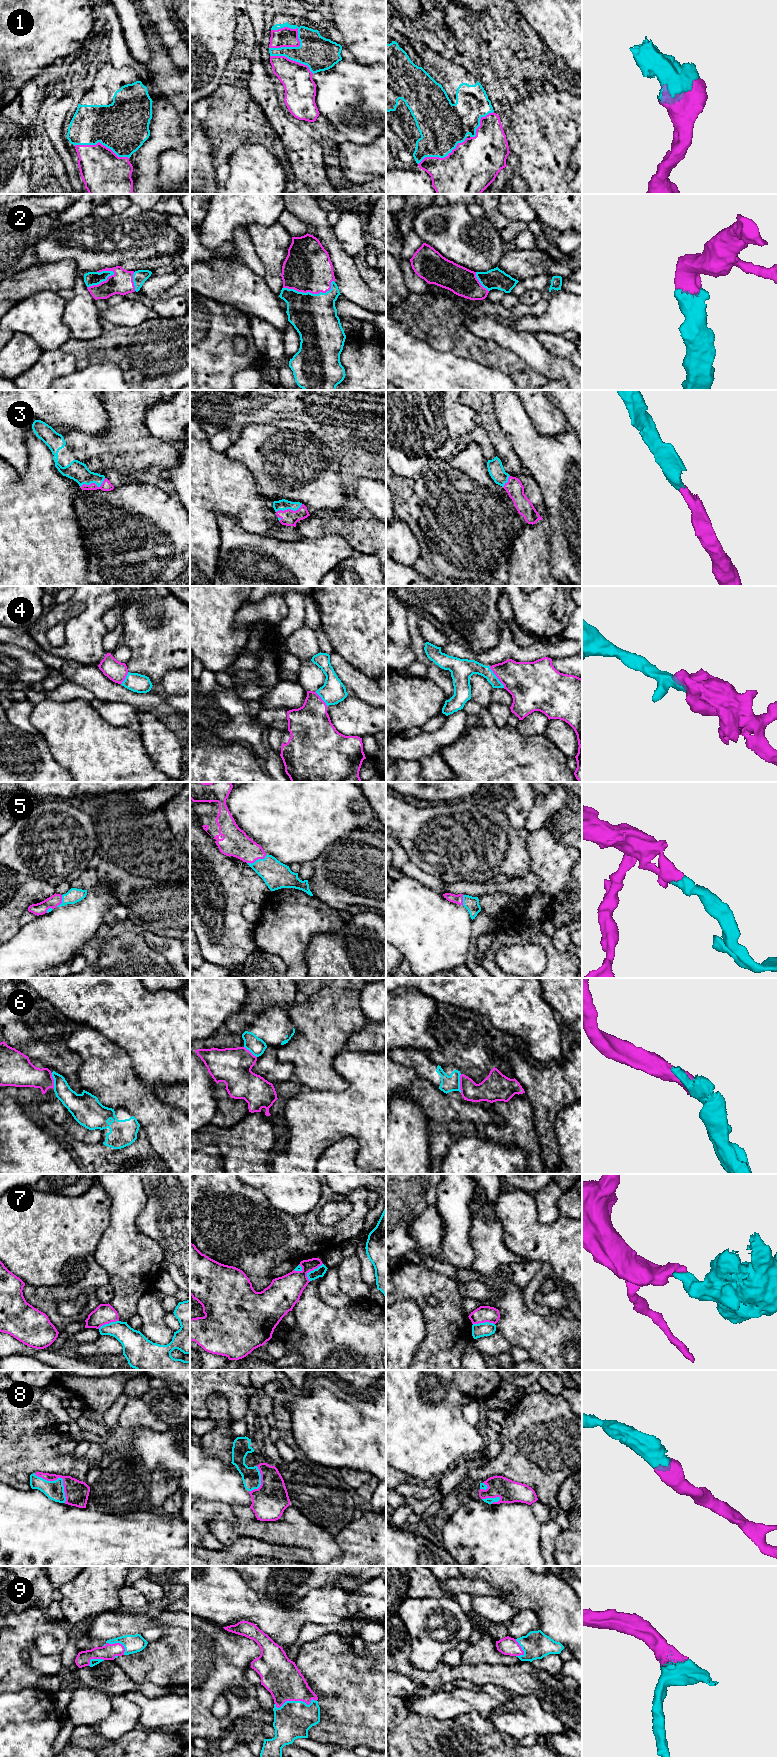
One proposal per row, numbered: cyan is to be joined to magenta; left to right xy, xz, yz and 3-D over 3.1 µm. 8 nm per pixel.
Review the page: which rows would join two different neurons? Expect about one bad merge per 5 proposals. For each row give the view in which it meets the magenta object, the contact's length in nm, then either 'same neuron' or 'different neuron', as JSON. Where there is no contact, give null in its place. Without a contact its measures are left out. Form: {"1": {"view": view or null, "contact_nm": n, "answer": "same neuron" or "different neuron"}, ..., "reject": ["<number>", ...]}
{"1": {"view": "xz", "contact_nm": 280, "answer": "same neuron"}, "2": {"view": "xz", "contact_nm": 420, "answer": "same neuron"}, "3": {"view": "xy", "contact_nm": 220, "answer": "same neuron"}, "4": {"view": "yz", "contact_nm": 220, "answer": "same neuron"}, "5": {"view": "xz", "contact_nm": 170, "answer": "same neuron"}, "6": {"view": "yz", "contact_nm": 150, "answer": "different neuron"}, "7": {"view": "xz", "contact_nm": 190, "answer": "different neuron"}, "8": {"view": "xy", "contact_nm": 340, "answer": "same neuron"}, "9": {"view": "xz", "contact_nm": 340, "answer": "same neuron"}, "reject": ["6", "7"]}

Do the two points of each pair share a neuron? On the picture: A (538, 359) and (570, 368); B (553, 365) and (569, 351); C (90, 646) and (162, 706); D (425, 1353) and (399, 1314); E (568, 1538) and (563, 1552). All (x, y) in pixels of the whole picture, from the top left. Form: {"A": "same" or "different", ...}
{"A": "same", "B": "different", "C": "different", "D": "different", "E": "same"}

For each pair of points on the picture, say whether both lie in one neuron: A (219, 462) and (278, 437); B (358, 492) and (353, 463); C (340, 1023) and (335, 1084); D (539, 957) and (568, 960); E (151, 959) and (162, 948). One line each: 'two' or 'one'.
A: two
B: two
C: one
D: two
E: two

